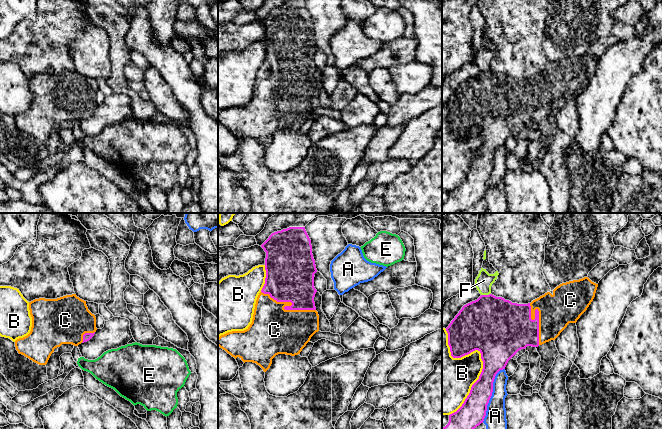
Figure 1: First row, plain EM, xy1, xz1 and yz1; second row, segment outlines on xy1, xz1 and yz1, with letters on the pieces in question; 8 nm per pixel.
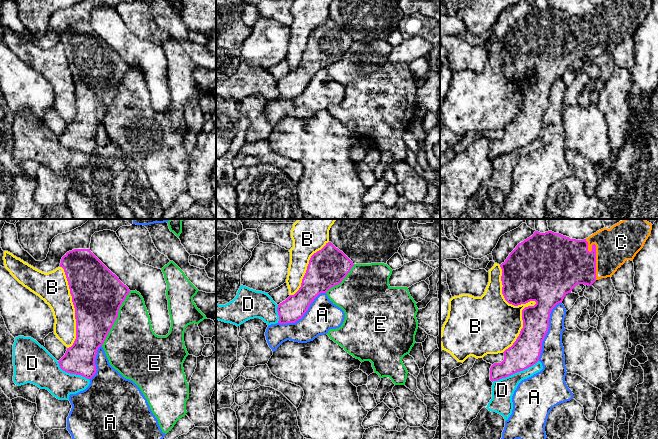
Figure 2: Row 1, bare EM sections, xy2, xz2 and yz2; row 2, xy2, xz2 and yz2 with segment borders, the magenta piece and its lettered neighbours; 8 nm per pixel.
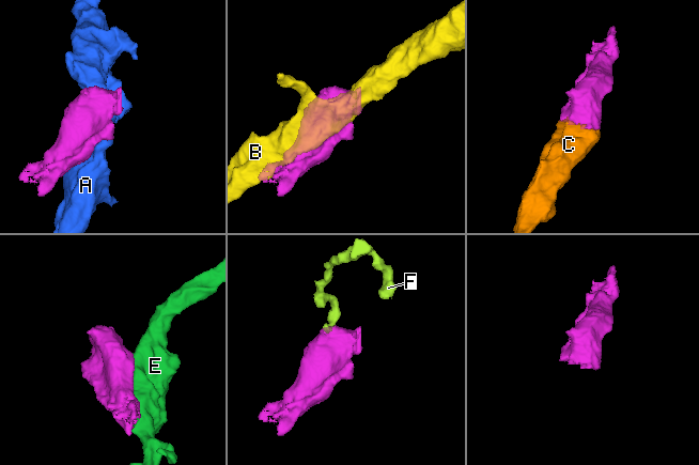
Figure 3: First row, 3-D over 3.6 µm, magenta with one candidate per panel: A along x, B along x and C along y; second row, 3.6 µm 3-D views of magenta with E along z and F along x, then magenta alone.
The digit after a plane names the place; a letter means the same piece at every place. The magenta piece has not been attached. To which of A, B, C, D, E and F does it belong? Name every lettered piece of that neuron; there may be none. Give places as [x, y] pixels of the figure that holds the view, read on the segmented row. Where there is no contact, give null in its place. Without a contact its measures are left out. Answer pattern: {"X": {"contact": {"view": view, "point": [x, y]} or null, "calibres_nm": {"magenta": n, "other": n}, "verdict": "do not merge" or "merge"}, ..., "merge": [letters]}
{"A": {"contact": {"view": "yz2", "point": [547, 330]}, "calibres_nm": {"magenta": 240, "other": 200}, "verdict": "do not merge"}, "B": {"contact": {"view": "yz2", "point": [532, 300]}, "calibres_nm": {"magenta": 500, "other": 240}, "verdict": "do not merge"}, "C": {"contact": {"view": "xz1", "point": [287, 306]}, "calibres_nm": {"magenta": 380, "other": 380}, "verdict": "merge"}, "D": {"contact": {"view": "yz2", "point": [515, 372]}, "calibres_nm": {"magenta": 240, "other": 180}, "verdict": "do not merge"}, "E": {"contact": {"view": "xy2", "point": [116, 318]}, "calibres_nm": {"magenta": 420, "other": 420}, "verdict": "do not merge"}, "F": {"contact": {"view": "yz1", "point": [485, 295]}, "calibres_nm": {"magenta": 460, "other": 140}, "verdict": "do not merge"}, "merge": ["C"]}

